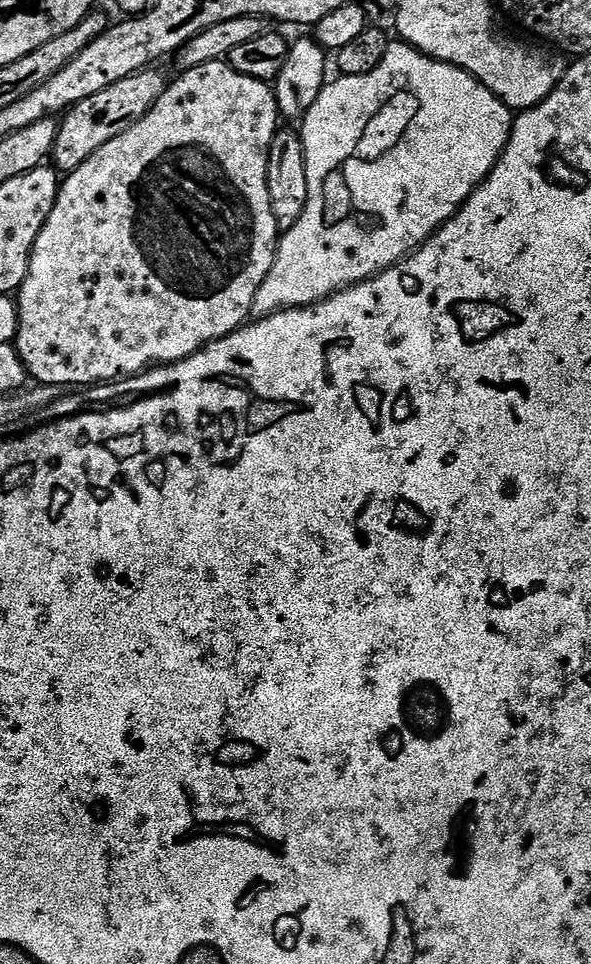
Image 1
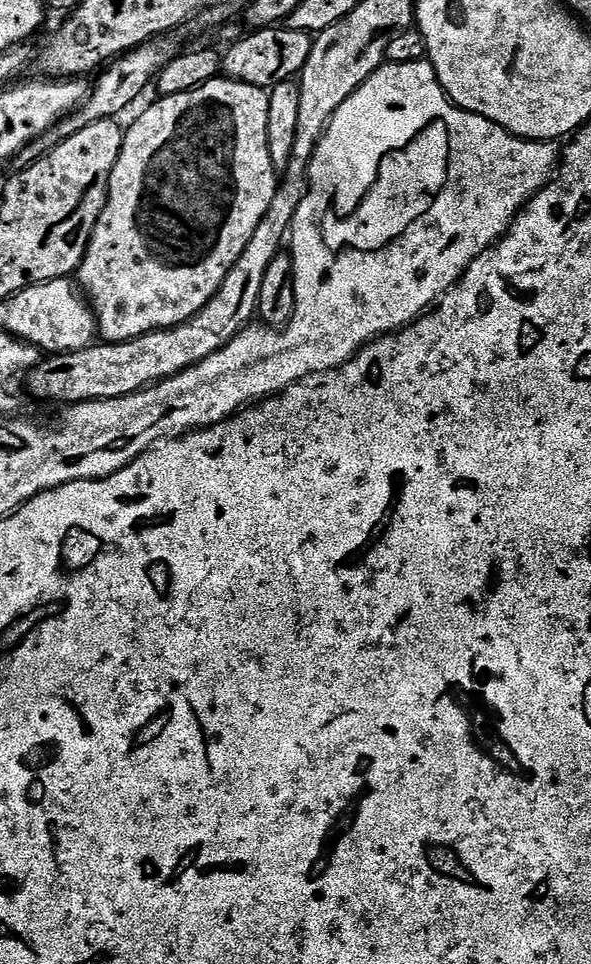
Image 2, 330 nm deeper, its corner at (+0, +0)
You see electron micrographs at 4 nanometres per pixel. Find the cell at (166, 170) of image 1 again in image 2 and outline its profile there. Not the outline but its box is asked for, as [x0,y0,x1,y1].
[78,78,278,344]

